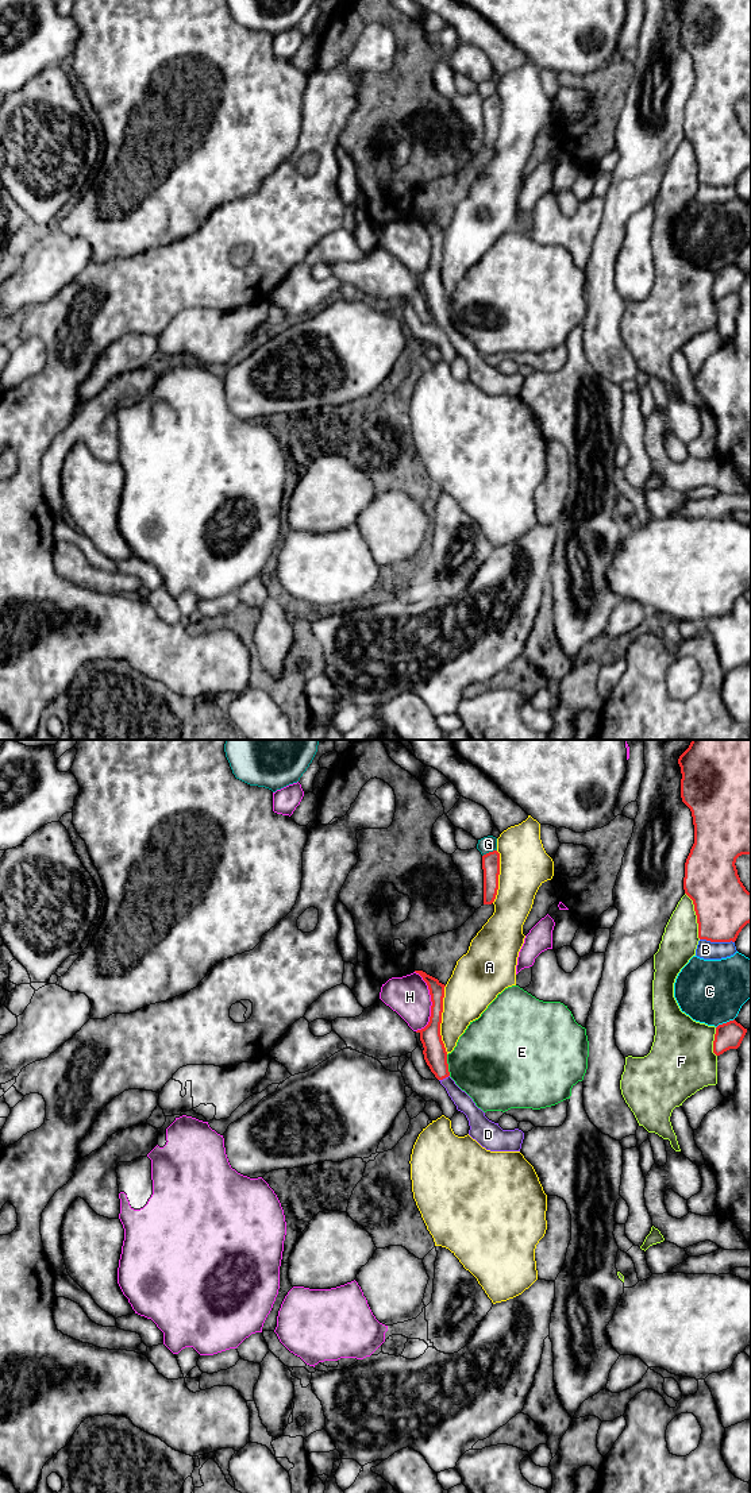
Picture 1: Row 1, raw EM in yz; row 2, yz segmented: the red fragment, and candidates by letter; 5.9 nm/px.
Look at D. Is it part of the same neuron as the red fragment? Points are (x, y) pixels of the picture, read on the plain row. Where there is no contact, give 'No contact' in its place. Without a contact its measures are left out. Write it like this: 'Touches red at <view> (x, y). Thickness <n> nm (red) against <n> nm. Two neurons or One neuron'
Touches red at yz (443, 321). Thickness 140 nm (red) against 100 nm. One neuron

